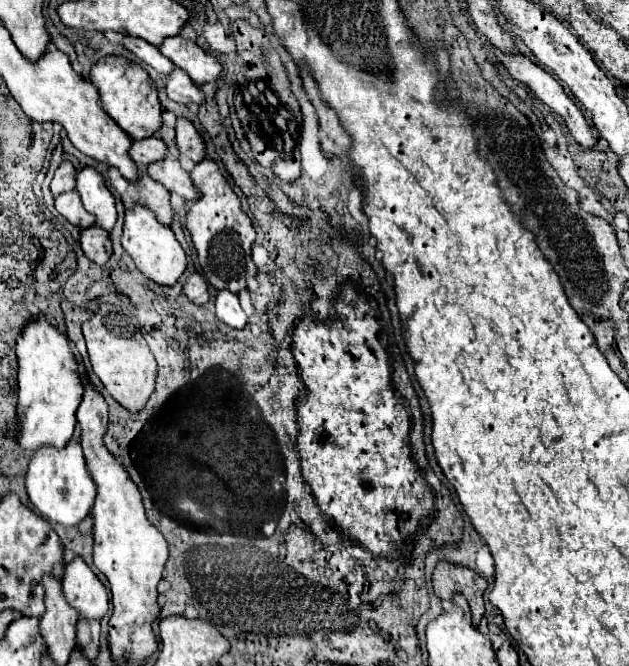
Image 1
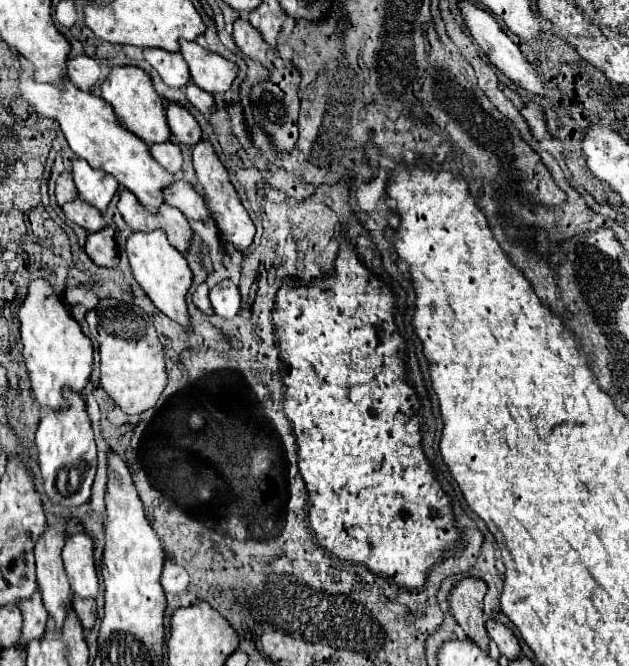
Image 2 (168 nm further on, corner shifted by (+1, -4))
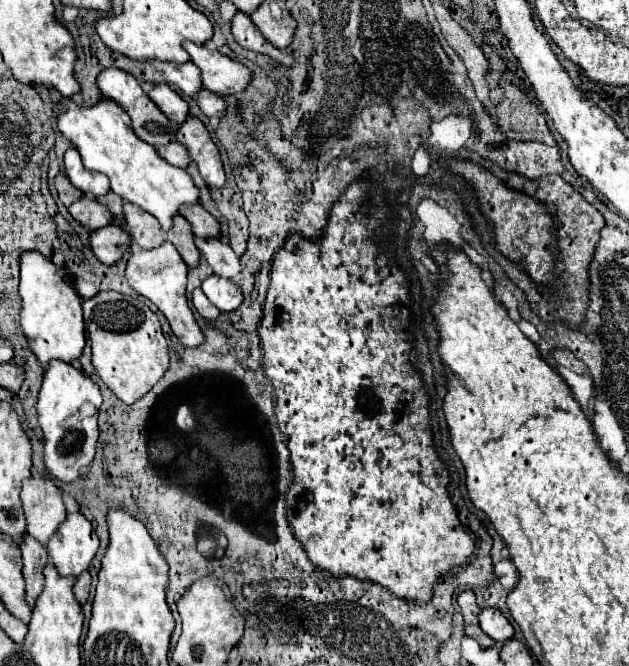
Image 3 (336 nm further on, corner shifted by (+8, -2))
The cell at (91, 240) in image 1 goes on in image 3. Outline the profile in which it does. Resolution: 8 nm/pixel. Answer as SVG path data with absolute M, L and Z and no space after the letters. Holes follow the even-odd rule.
M106 225L102 229L90 231L90 249L104 265L114 265L128 249L128 245L130 237L118 225Z

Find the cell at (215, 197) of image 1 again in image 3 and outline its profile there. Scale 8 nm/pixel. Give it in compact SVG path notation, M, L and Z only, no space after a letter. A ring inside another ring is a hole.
M188 117L178 129L178 141L188 149L192 161L198 165L198 171L210 189L224 187L224 169L218 147L210 139L204 123L196 117Z

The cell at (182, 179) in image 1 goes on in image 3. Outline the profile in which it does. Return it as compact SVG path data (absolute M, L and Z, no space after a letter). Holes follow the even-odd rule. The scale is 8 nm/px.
M200 203L198 205L180 205L178 213L190 221L194 235L198 235L198 237L218 237L220 235L218 221Z

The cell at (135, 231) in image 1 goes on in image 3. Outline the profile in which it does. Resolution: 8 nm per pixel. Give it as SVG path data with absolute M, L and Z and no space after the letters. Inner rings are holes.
M166 241L156 249L134 249L128 259L126 279L134 291L138 291L146 299L150 299L166 315L166 319L172 327L172 333L180 339L182 345L196 347L204 341L204 335L186 301L186 271L188 271L188 267L182 261L182 257L178 255L178 251L174 249L174 245Z

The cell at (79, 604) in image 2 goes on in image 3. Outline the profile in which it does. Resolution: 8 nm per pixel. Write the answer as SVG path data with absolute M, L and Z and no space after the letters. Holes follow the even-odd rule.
M82 573L82 575L76 579L76 585L74 585L74 595L76 595L76 599L78 599L80 605L86 603L88 593L90 593L90 573Z

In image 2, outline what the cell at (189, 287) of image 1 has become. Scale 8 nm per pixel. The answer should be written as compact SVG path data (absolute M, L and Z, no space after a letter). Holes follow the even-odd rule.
M201 283L197 287L197 291L193 293L193 303L207 315L213 315L213 307L211 307L211 301L209 301L209 287L205 283Z

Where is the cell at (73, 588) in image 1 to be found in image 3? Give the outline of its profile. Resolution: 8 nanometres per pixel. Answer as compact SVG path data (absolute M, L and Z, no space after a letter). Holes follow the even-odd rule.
M68 513L64 525L60 525L60 529L54 533L52 541L48 543L48 553L50 553L50 561L54 563L54 567L58 569L60 575L64 577L80 577L82 571L90 569L90 561L94 559L96 551L98 551L98 535L92 527L92 523L82 515L82 513Z

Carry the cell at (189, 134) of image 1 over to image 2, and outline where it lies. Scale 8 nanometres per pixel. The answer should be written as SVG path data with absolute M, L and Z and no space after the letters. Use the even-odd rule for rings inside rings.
M169 103L167 105L167 119L171 133L177 135L177 139L185 145L195 145L201 139L201 127L195 121L195 117L181 105L181 103Z

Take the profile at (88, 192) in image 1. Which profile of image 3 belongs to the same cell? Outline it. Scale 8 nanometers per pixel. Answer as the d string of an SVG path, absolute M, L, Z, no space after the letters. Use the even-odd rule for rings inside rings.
M72 147L64 153L64 169L66 169L66 175L68 175L70 183L76 189L80 189L86 197L100 199L100 197L110 193L108 177L104 177L100 173L94 173L94 171L86 171L82 161L80 161L80 155Z

